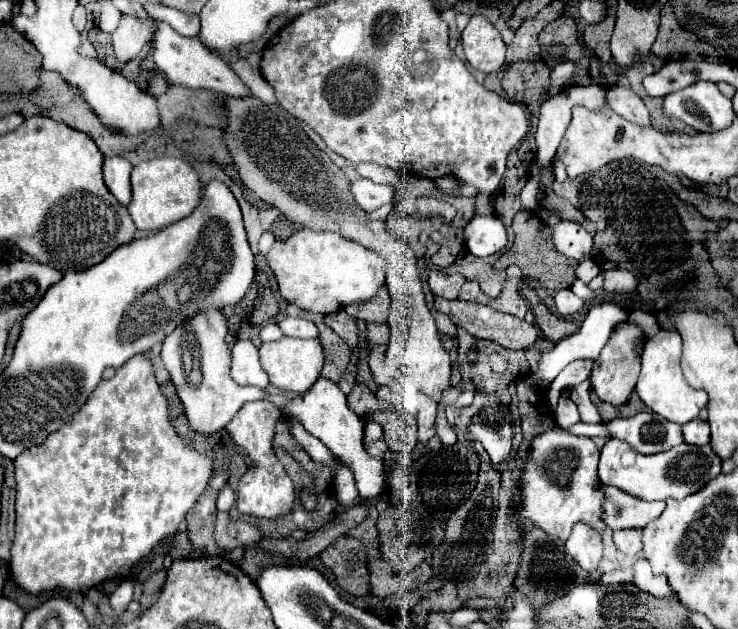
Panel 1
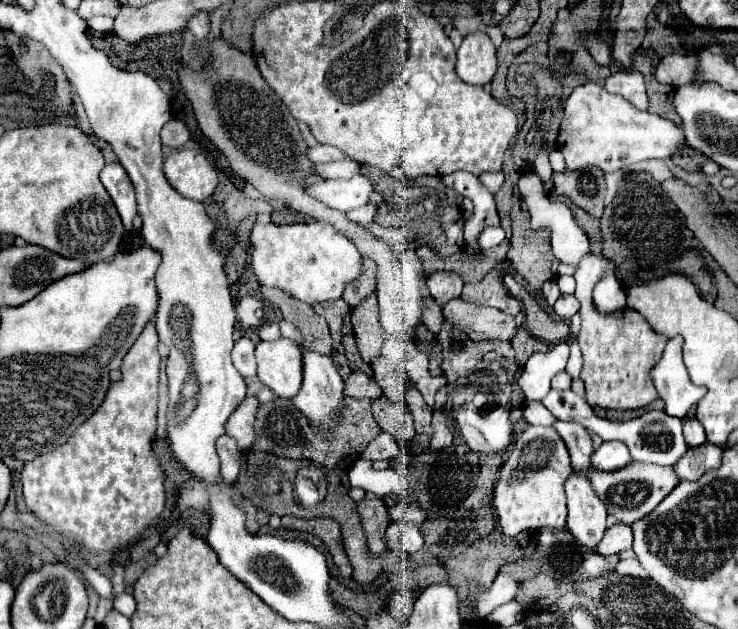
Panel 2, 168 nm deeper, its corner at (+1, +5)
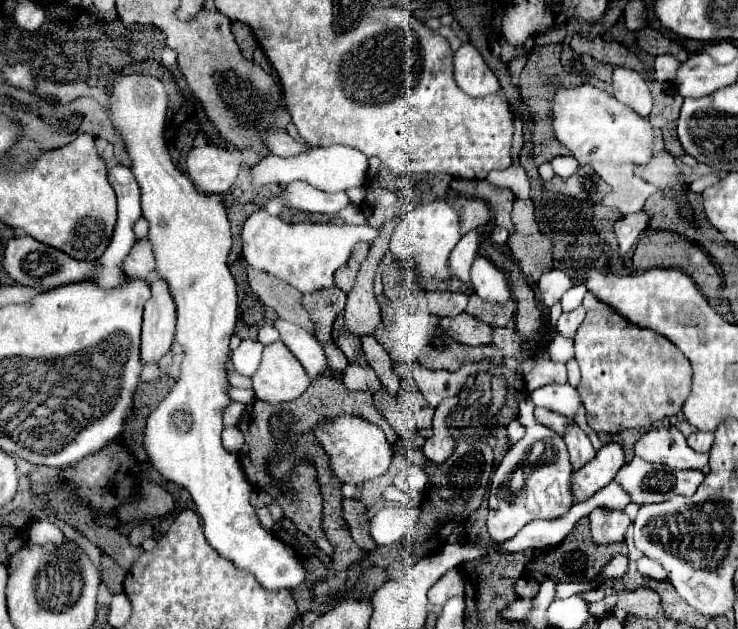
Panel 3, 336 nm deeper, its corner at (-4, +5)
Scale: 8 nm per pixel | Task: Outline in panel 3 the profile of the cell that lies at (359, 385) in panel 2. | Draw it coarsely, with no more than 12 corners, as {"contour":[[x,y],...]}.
{"contour":[[349,364],[343,384],[349,390],[381,390],[371,366]]}

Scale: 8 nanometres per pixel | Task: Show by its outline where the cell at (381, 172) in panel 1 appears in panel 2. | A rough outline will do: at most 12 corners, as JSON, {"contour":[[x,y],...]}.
{"contour":[[318,144],[308,150],[312,162],[352,160],[338,148]]}

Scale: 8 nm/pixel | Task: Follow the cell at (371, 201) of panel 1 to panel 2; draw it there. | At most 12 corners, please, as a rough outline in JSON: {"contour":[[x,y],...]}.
{"contour":[[364,174],[308,186],[326,206],[348,212],[370,202]]}

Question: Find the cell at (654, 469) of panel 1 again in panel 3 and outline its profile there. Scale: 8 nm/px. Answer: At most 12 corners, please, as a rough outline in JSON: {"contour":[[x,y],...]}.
{"contour":[[619,444],[603,446],[571,476],[573,504],[605,488],[623,466]]}

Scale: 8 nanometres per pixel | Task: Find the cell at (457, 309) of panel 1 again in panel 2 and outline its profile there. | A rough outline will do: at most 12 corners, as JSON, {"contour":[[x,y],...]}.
{"contour":[[444,304],[444,318],[472,340],[512,340],[514,316],[490,306]]}

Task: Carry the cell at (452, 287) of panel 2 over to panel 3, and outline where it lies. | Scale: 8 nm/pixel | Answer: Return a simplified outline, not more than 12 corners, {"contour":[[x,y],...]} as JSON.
{"contour":[[427,292],[433,316],[457,316],[467,306],[463,292]]}

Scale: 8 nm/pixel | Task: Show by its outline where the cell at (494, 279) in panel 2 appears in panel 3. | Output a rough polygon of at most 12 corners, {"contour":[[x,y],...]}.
{"contour":[[469,296],[465,314],[493,326],[505,326],[515,302],[497,306]]}

